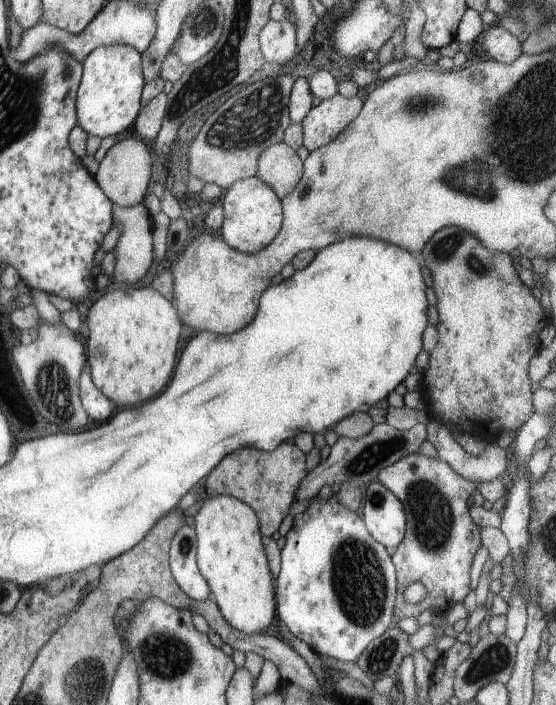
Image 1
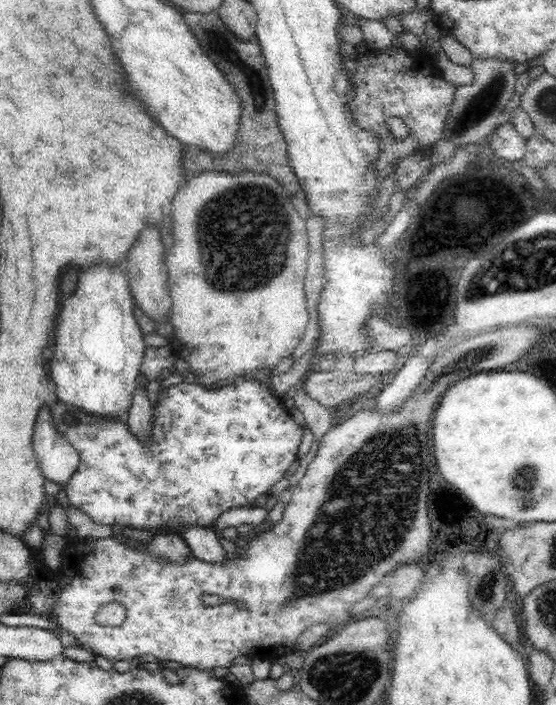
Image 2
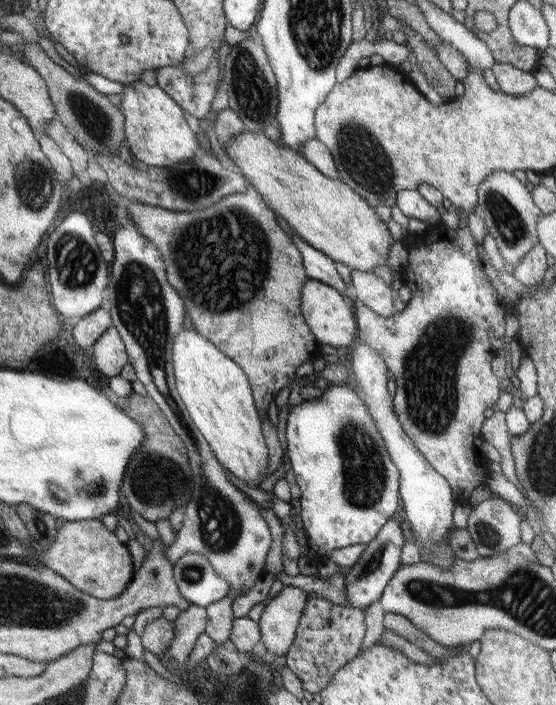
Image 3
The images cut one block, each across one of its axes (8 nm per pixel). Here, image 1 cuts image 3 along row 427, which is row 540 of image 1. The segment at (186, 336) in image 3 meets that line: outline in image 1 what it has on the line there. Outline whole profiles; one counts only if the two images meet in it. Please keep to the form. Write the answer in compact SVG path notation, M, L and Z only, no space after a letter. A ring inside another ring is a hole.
M213 496L211 497L203 497L207 499L203 501L201 507L195 515L193 516L193 530L195 530L195 540L196 540L196 551L195 551L195 560L197 564L197 568L199 572L203 575L205 582L207 582L207 586L209 586L211 599L219 608L220 613L223 615L223 618L228 622L229 626L232 626L235 630L239 630L239 632L243 632L243 634L260 634L263 635L263 632L271 625L273 618L275 617L275 590L274 590L274 579L271 578L271 572L269 570L269 566L267 566L267 558L265 556L265 550L262 544L262 536L258 530L258 518L255 516L253 510L251 510L250 506L247 506L243 501L237 500L232 496Z

